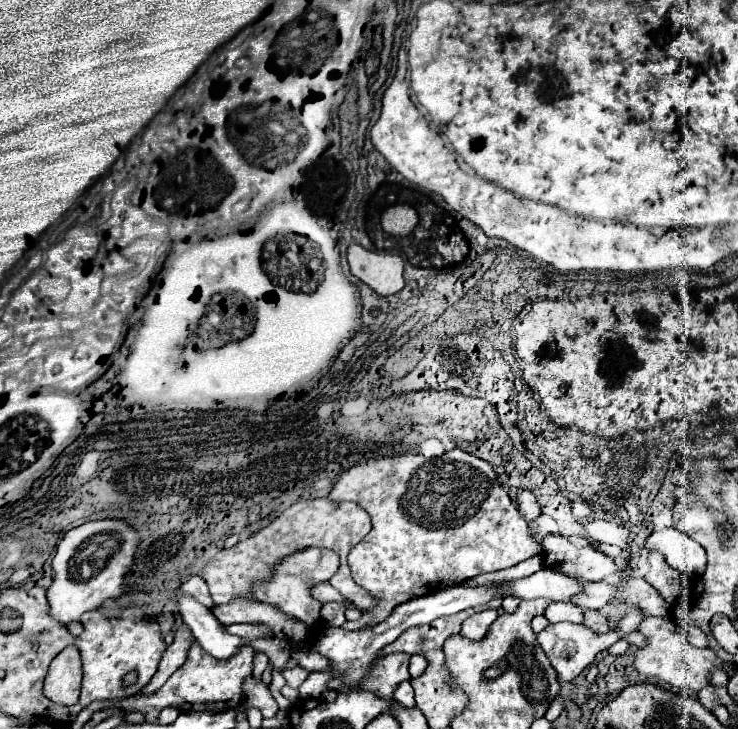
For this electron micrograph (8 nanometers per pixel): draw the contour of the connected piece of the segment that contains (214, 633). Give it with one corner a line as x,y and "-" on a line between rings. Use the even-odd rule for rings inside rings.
173,590
173,600
179,606
181,620
193,630
193,636
197,638
199,646
203,646
203,650
209,652
213,658
229,660
243,646
247,646
247,642
239,640
239,636
227,634
221,622
203,604
195,602
189,596
181,596
179,590

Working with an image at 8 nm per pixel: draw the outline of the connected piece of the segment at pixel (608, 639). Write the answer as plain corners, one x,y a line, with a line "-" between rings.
629,608
625,618
619,620
619,626
609,632
609,634
595,634
593,630
589,630
587,626
583,624
571,624
571,622
561,622
561,624
549,624
543,632
537,634
537,642
539,646
543,648
543,652
547,654
551,666
555,668
557,672
557,678
563,680
563,682
573,682
593,660
599,652
607,650
611,644
615,644
621,636
629,634
629,632
635,632
635,626
639,626
641,618
645,618
645,614
637,608

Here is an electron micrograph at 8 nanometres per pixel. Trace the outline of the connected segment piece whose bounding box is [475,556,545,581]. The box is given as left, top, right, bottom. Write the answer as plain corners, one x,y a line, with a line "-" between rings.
535,556
511,568
500,570
497,572
492,572
489,574
482,574
482,575
476,576
475,579
479,579
483,577
485,578
485,580
495,580
495,578
500,578
500,580
513,581
519,578
528,577
544,568
545,568
544,557

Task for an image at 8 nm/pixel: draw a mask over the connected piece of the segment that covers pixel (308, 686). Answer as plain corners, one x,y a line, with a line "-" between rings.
325,672
311,674
311,676
299,686
301,698
319,698
321,692
323,692
323,678
327,678

